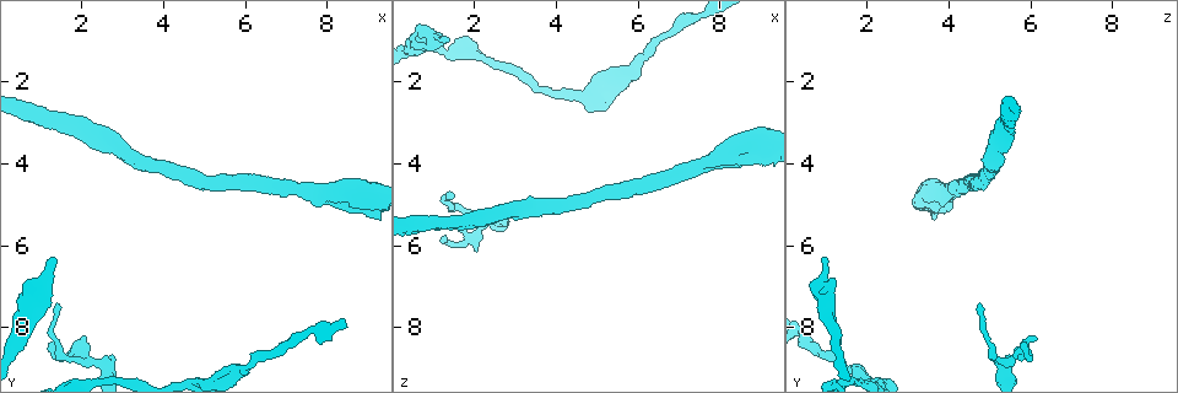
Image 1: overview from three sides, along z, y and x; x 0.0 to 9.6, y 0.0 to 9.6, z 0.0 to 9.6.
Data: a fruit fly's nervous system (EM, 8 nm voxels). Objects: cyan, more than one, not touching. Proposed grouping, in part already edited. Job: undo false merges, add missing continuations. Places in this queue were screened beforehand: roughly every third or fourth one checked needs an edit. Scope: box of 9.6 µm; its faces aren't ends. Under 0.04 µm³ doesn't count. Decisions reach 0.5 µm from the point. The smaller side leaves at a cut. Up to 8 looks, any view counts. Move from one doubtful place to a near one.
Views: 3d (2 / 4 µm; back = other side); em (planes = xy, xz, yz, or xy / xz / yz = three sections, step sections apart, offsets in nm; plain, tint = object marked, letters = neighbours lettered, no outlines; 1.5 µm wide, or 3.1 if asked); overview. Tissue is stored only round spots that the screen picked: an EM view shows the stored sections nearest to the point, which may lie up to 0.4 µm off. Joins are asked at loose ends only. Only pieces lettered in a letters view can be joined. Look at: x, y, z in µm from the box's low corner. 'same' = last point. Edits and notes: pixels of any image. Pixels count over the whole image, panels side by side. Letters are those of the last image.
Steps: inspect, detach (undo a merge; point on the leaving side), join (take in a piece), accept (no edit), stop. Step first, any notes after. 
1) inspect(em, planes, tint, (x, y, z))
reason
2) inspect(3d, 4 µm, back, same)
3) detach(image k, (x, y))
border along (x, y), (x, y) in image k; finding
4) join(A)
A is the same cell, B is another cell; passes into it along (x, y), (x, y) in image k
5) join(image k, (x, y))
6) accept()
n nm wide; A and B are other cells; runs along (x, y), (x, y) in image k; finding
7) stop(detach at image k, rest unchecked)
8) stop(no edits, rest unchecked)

inspect(em, xz, step 8, letters, (1.35, 6.35, 1.00))
branch stops here

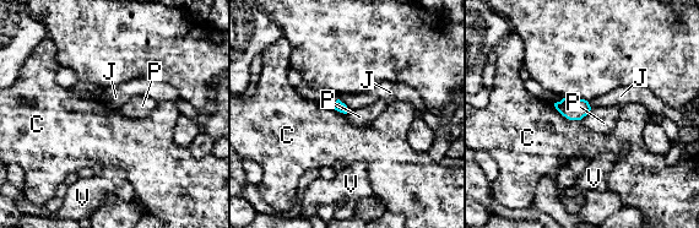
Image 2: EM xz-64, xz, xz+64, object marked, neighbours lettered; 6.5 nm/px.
accept()
C, J, P and V are other cells; border along (591, 108), (580, 119) in image 2; none of them fits

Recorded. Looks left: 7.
inspect(3d, 4 µm, (1.40, 7.45, 4.65))
an open end

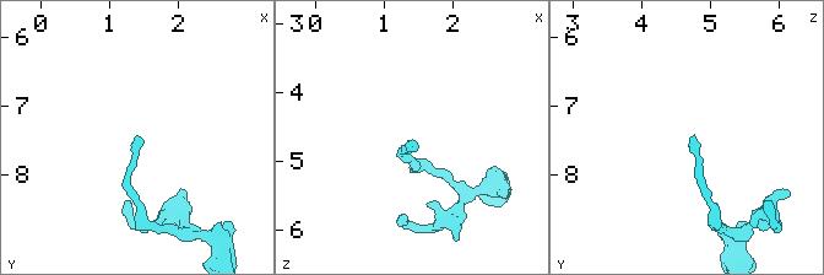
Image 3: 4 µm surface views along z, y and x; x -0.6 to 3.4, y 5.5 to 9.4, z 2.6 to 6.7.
inspect(em, xy, step 8, tint, (1.45, 7.40, 4.70))

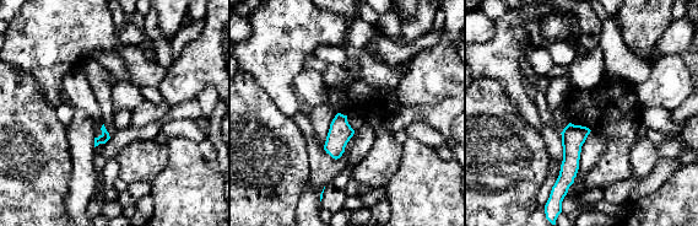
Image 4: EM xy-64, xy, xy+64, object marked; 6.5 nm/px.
inspect(em, xz, step 4, letters, same)

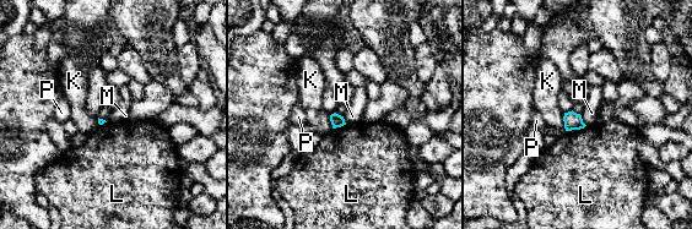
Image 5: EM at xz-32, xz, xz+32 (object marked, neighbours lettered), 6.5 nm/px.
accept()
K, L, M and P are other cells; none of them fits

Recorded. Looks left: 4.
inspect(3d, 2 µm, (2.05, 8.25, 6.20))
an open end

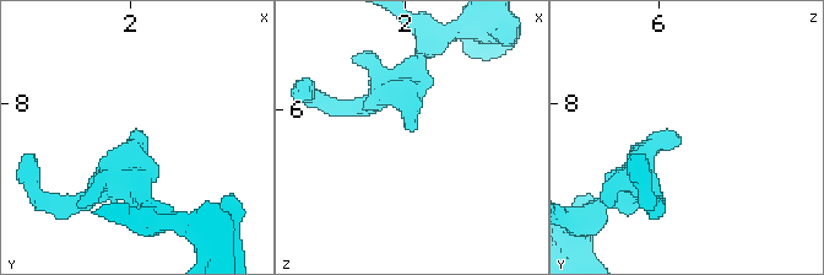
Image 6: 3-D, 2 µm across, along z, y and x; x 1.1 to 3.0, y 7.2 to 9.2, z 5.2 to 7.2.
inspect(em, planes, letters, (2.06, 8.28, 6.18))

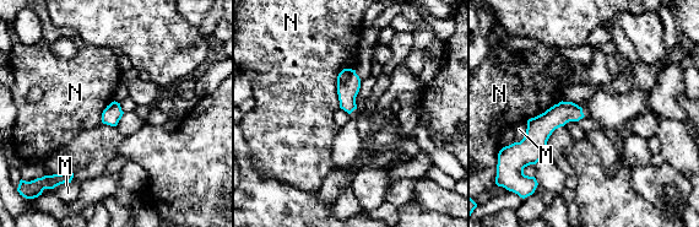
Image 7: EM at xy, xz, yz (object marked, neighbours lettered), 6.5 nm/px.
accept()
120 nm wide; M and N are other cells; border along (351, 68), (337, 76), (339, 107) in image 7; no lettered piece goes on from it

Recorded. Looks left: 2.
stop(no edits, rest unchecked)

